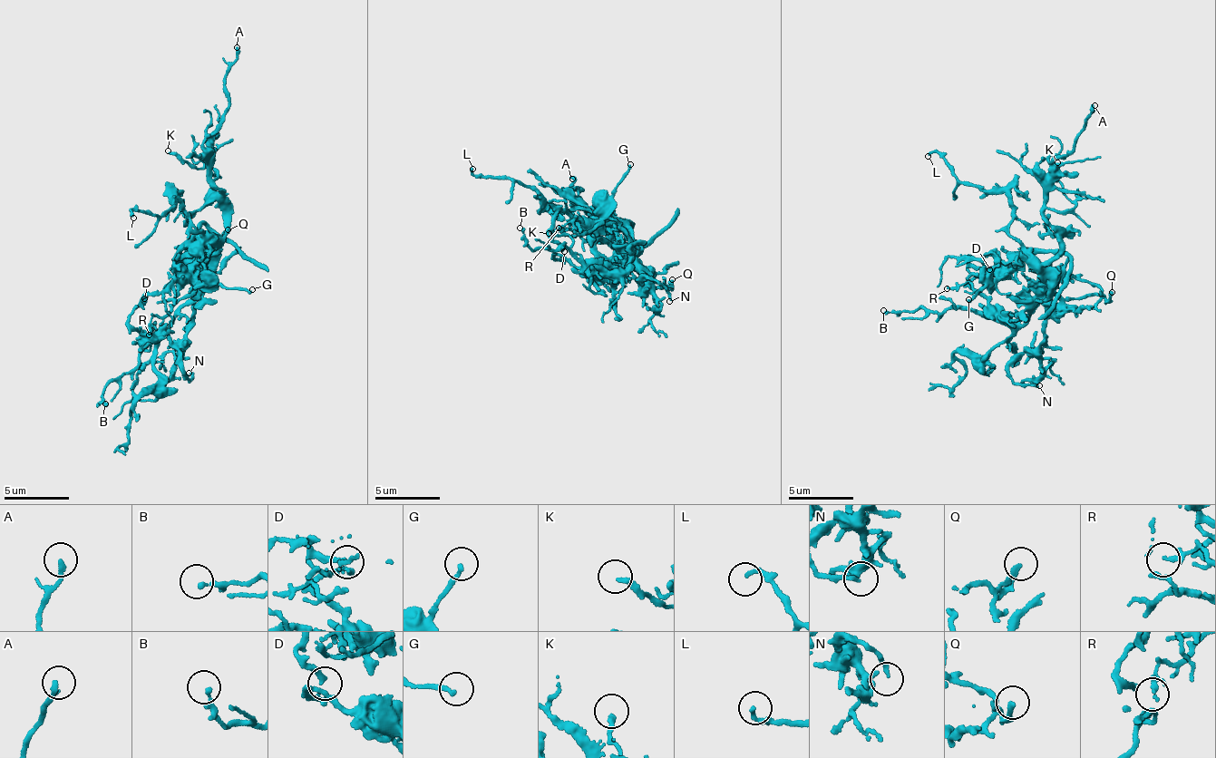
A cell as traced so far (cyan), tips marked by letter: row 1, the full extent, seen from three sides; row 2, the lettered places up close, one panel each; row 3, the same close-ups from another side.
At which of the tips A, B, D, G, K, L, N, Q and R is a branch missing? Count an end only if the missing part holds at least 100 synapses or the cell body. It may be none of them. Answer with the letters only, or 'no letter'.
no letter

